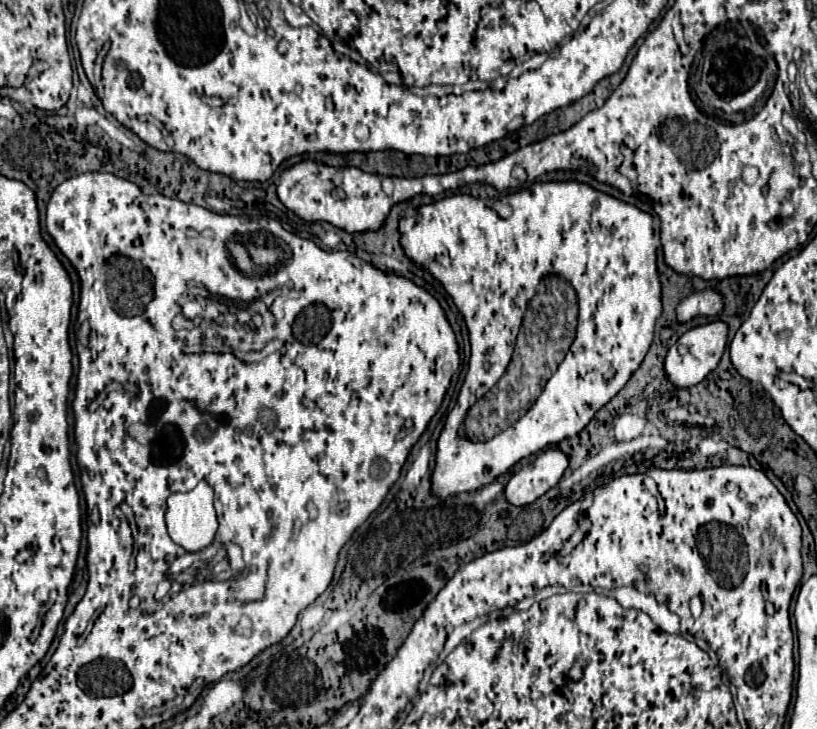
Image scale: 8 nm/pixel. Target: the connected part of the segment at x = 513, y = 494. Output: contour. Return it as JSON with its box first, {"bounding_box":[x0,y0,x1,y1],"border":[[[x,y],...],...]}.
{"bounding_box":[504,449,568,505],"border":[[[560,449],[542,451],[534,463],[520,469],[508,481],[504,493],[512,505],[530,505],[552,489],[568,469],[568,455]]]}

